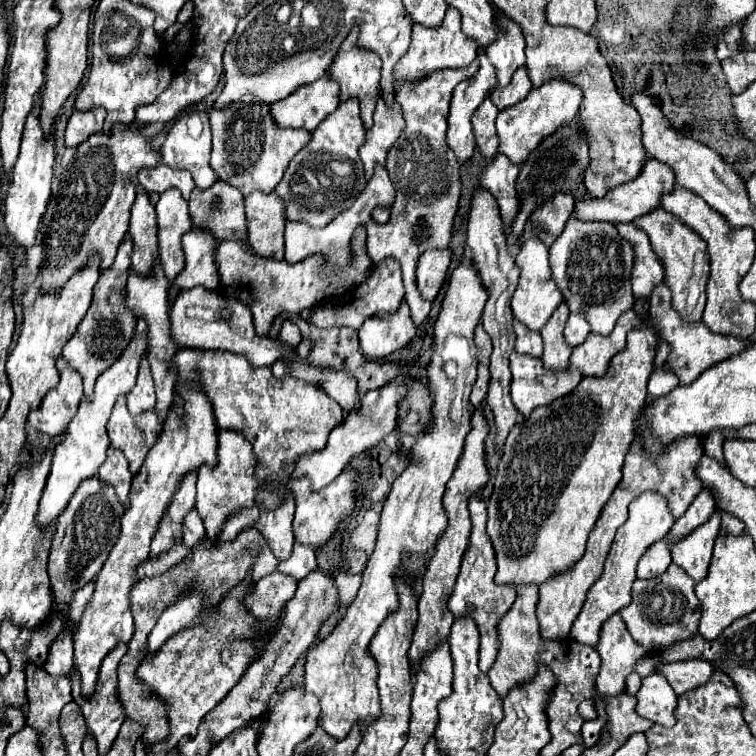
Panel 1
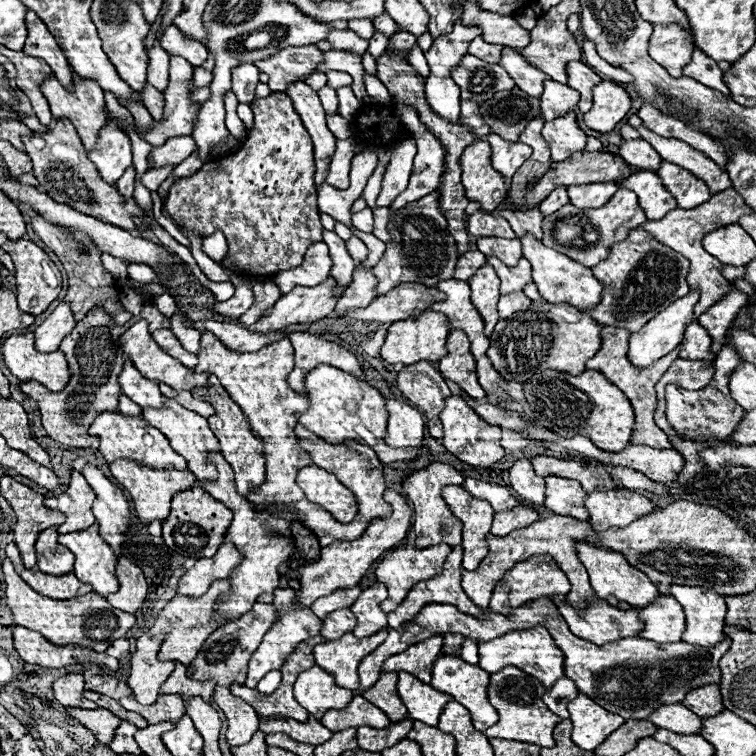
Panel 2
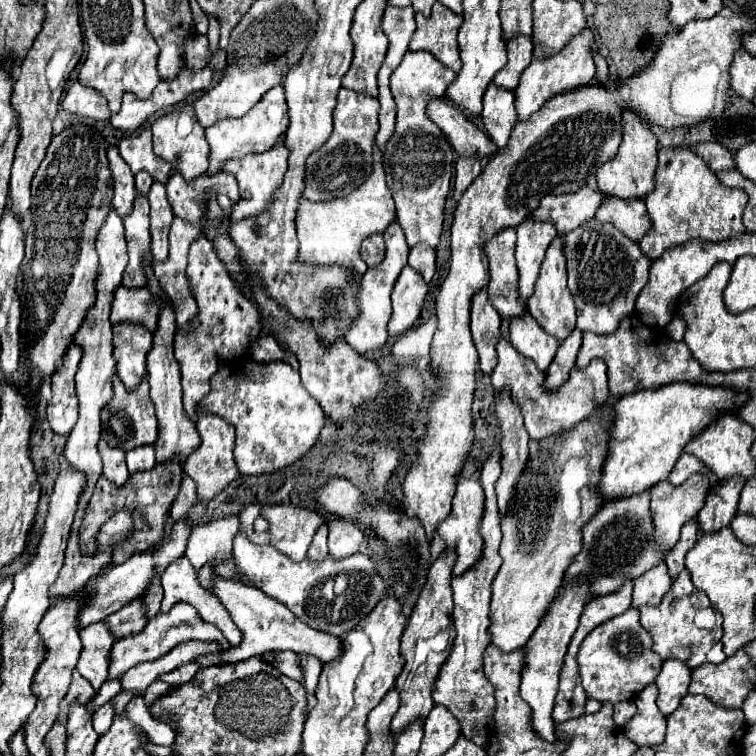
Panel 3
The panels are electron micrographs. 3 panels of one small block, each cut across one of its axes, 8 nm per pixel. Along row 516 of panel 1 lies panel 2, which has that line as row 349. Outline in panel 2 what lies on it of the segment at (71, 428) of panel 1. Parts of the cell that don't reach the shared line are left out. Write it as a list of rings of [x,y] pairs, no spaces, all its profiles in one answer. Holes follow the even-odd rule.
[[[60,304],[36,330],[34,330],[34,336],[36,336],[36,348],[40,352],[54,352],[58,350],[62,338],[66,334],[72,332],[76,320],[70,312],[70,304]]]

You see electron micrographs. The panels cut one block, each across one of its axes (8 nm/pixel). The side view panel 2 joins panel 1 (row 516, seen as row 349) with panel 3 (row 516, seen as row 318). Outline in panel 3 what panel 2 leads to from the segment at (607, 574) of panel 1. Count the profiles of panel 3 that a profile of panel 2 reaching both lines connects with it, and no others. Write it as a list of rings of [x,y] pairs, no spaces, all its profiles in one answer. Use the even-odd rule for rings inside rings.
[[[688,478],[680,486],[672,486],[668,480],[662,480],[650,488],[650,512],[652,512],[652,522],[654,522],[654,542],[660,550],[670,550],[676,544],[680,528],[690,518],[696,518],[704,500],[706,500],[706,482],[702,482],[702,478]]]

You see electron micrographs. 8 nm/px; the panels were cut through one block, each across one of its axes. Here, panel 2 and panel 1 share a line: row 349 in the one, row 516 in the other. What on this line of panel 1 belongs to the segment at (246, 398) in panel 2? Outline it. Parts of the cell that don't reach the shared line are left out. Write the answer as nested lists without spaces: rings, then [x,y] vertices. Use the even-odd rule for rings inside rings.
[[[218,430],[218,464],[200,466],[196,496],[196,510],[210,538],[216,538],[220,534],[222,524],[234,510],[240,510],[242,506],[250,506],[250,502],[254,502],[254,490],[258,488],[258,482],[254,482],[254,466],[256,458],[244,434],[238,434],[236,430]],[[294,498],[278,506],[278,510],[262,514],[262,518],[254,524],[254,528],[262,530],[270,549],[279,560],[287,560],[292,554],[292,544],[294,544],[292,516],[294,516]]]

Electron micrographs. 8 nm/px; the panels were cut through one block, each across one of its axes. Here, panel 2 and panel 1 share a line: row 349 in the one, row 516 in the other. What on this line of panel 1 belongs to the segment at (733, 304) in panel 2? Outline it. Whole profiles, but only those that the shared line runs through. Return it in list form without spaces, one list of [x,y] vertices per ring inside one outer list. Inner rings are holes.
[[[712,514],[710,520],[692,534],[688,534],[678,546],[672,550],[672,562],[678,564],[682,570],[686,570],[688,576],[692,576],[696,582],[700,582],[706,576],[712,550],[714,550],[714,540],[720,534],[720,514]]]

